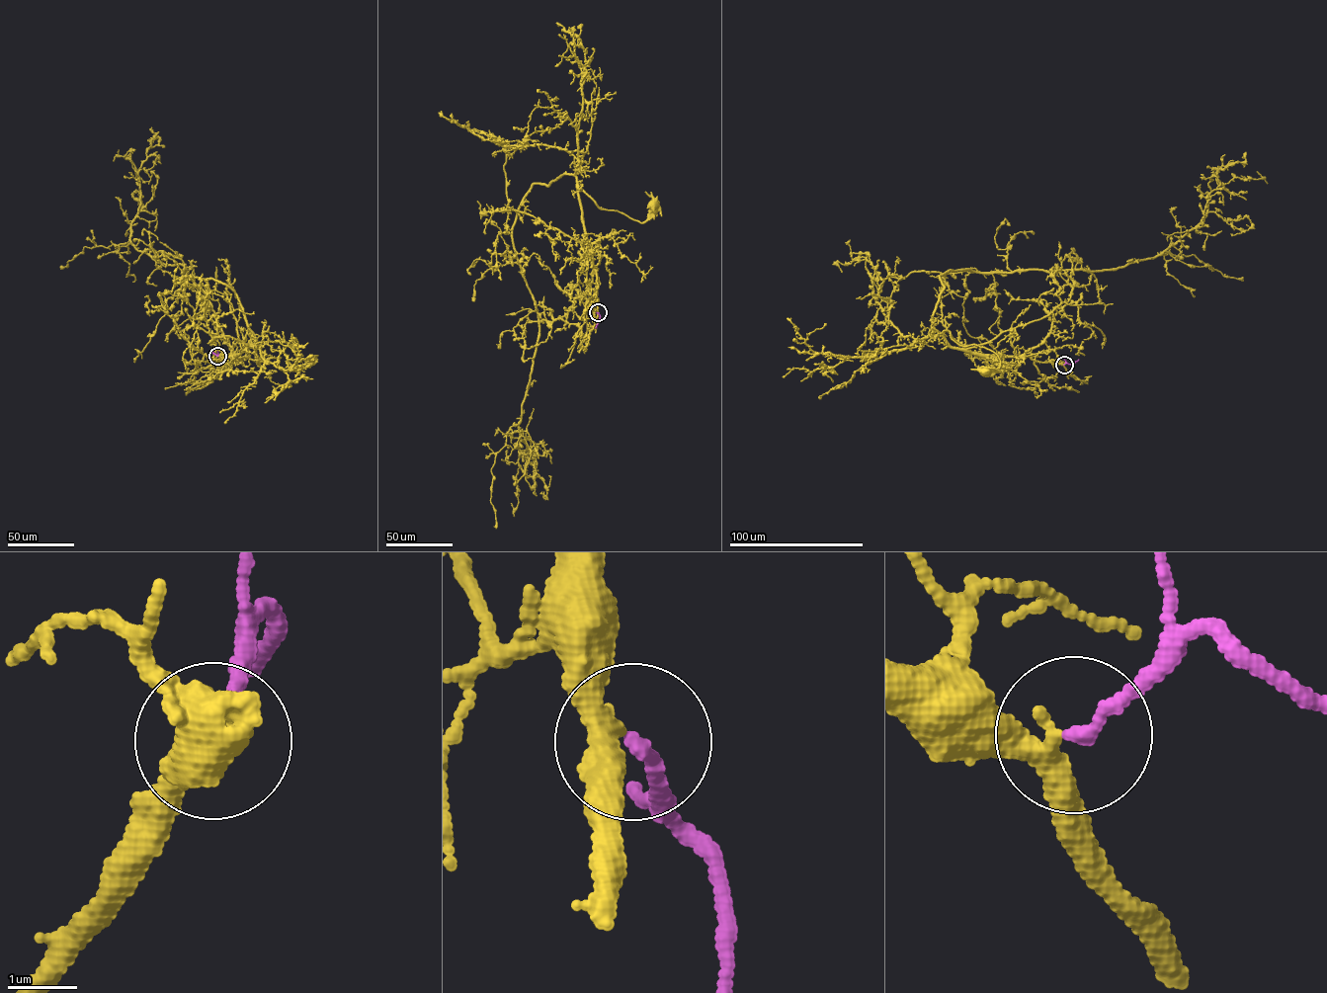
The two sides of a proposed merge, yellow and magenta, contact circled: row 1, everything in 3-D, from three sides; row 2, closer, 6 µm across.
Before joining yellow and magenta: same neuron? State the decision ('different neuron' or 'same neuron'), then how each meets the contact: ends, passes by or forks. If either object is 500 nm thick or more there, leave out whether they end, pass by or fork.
same neuron | yellow passes by | magenta ends

